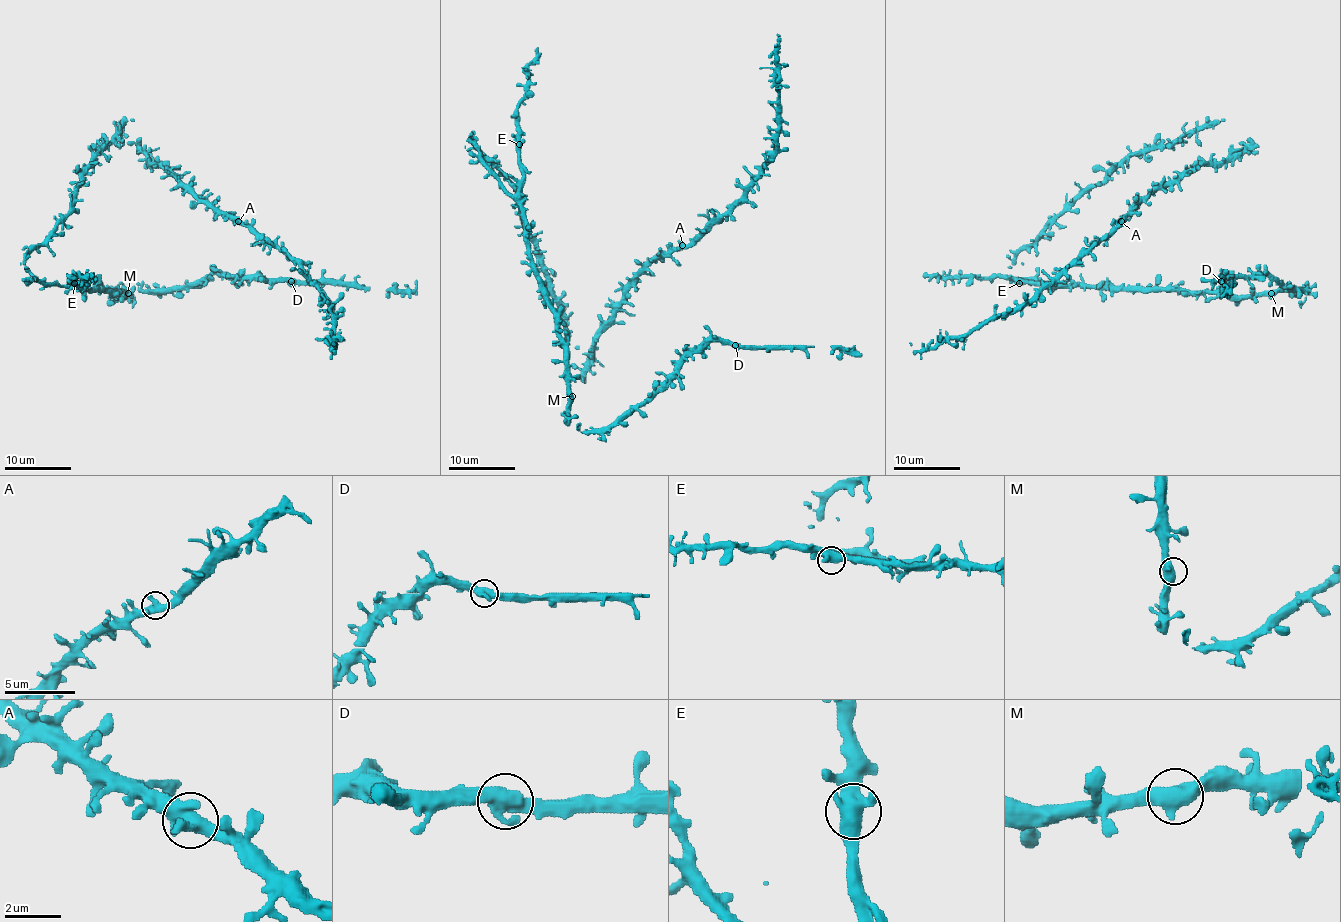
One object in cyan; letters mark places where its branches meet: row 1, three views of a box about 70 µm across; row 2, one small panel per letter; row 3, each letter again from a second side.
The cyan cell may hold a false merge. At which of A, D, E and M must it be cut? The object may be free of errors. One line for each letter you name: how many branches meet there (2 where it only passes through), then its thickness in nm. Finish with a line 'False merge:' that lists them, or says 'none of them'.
False merge: none of them

